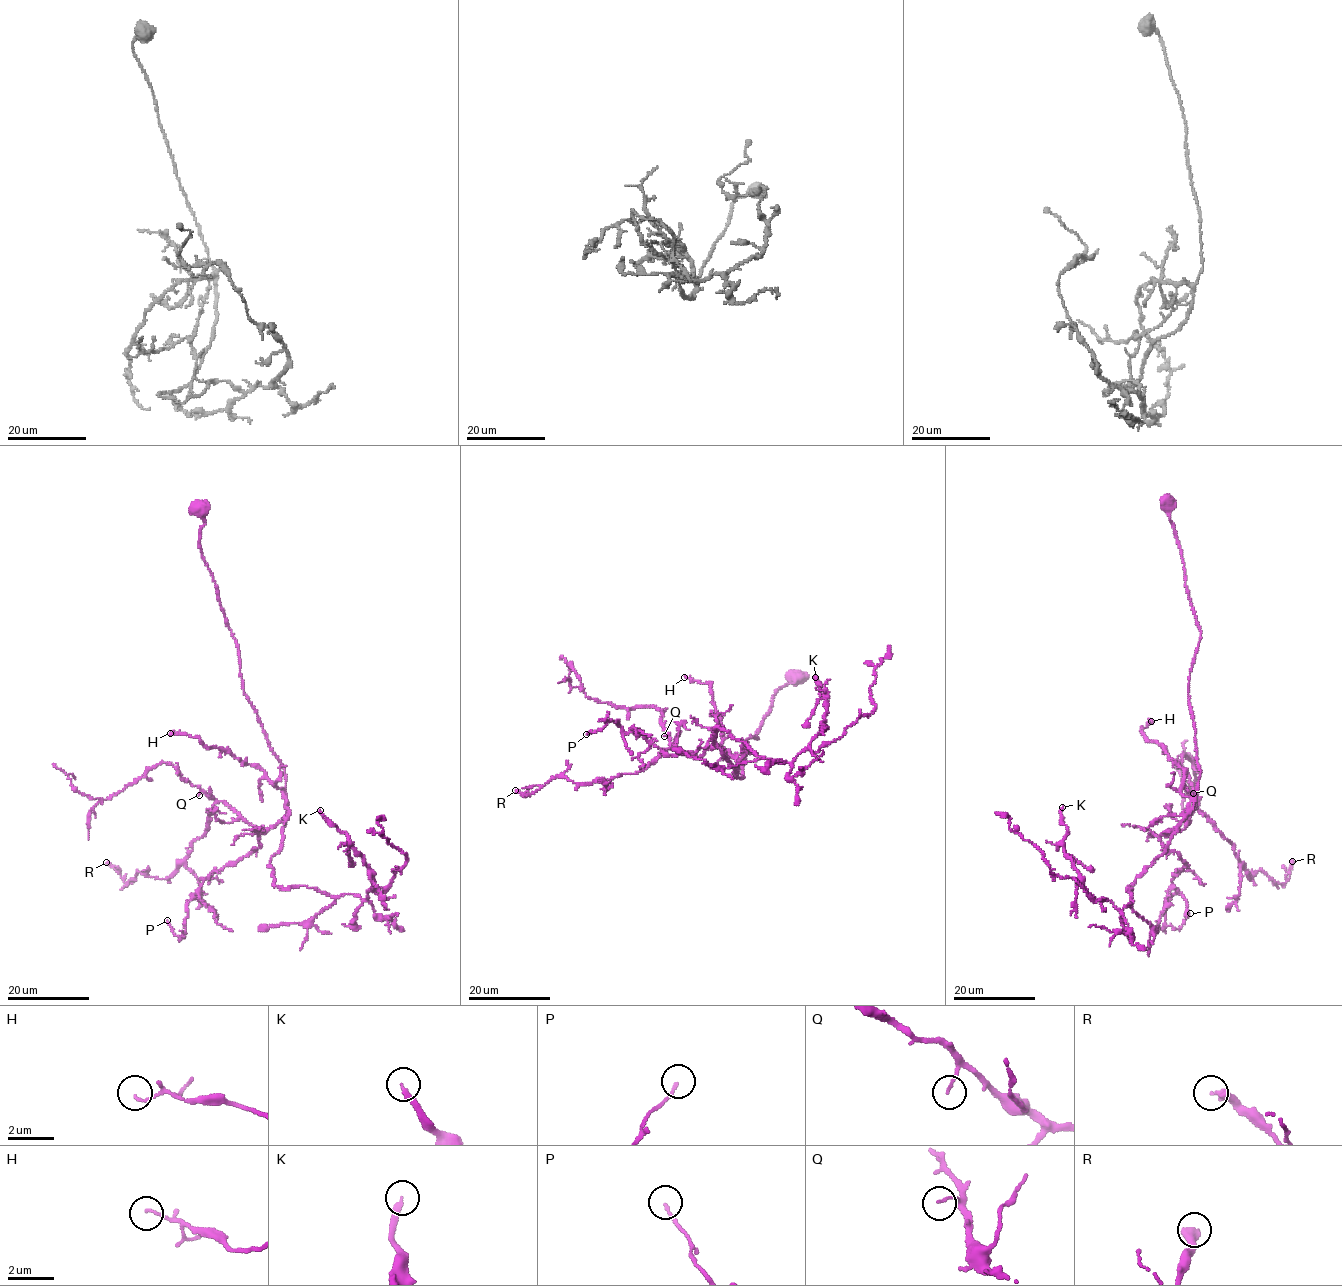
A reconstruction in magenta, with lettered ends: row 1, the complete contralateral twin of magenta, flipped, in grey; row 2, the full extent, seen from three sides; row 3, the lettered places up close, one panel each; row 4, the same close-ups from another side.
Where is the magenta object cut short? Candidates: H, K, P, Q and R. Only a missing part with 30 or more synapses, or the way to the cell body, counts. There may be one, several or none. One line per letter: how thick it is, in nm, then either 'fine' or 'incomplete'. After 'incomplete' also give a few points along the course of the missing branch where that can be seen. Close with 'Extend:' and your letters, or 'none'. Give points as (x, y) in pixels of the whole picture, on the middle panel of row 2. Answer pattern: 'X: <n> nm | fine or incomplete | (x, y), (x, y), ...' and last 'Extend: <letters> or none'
H: 100 nm | fine
K: 200 nm | incomplete | (815, 677), (797, 671), (803, 666), (799, 648), (796, 665)
P: 120 nm | fine
Q: 90 nm | fine
R: 320 nm | fine
Extend: K

